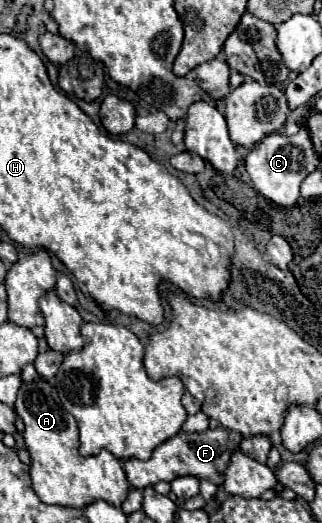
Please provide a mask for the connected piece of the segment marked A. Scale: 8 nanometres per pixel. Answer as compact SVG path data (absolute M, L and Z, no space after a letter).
M42 377L32 383L22 381L16 403L16 415L24 421L24 443L30 453L32 489L48 505L84 507L96 499L104 499L114 507L126 499L130 485L120 459L102 449L98 455L82 457L78 453L78 425L76 419L62 407L58 391Z

